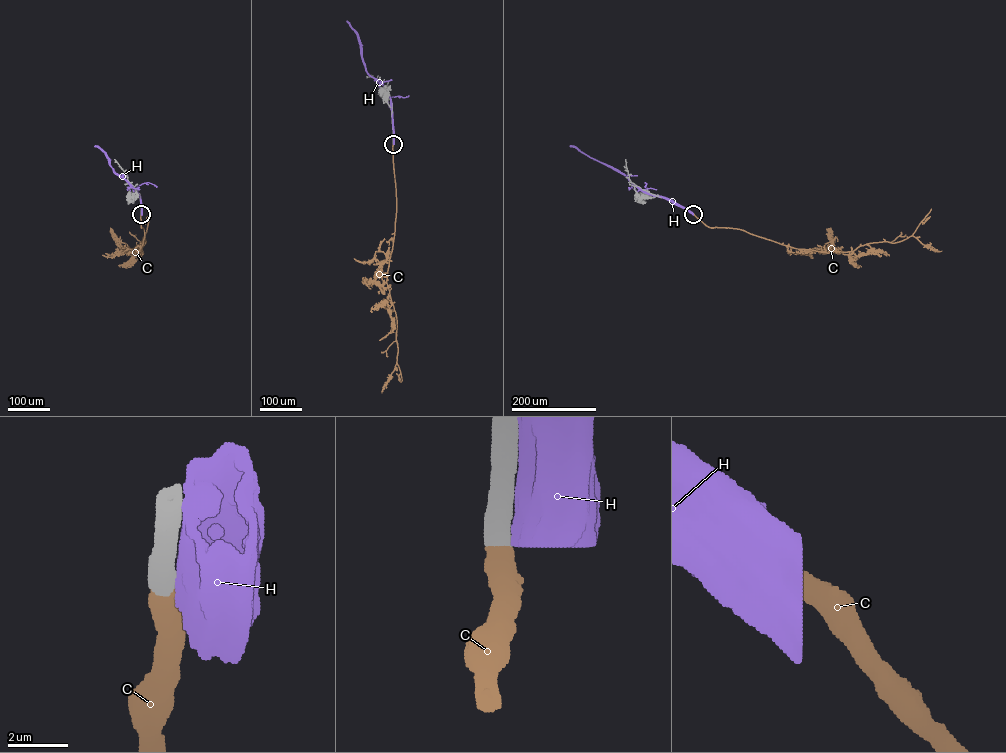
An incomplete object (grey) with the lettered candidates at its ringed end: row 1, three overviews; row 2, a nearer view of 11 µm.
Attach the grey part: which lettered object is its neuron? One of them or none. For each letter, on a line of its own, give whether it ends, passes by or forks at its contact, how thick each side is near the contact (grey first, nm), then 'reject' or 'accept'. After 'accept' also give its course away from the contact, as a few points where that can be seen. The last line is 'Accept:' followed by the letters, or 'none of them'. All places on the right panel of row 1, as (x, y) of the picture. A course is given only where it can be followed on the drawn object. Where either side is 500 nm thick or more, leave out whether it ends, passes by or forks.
C: 650/700 nm | accept | via (693, 214), (710, 227), (738, 229), (797, 248), (852, 251), (912, 235), (941, 250)
H: 700/750 nm | reject
Accept: C

